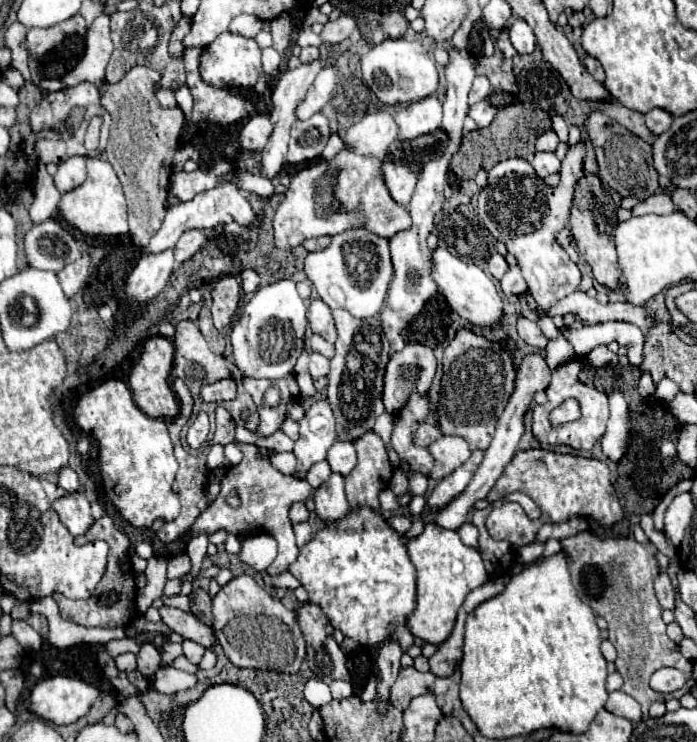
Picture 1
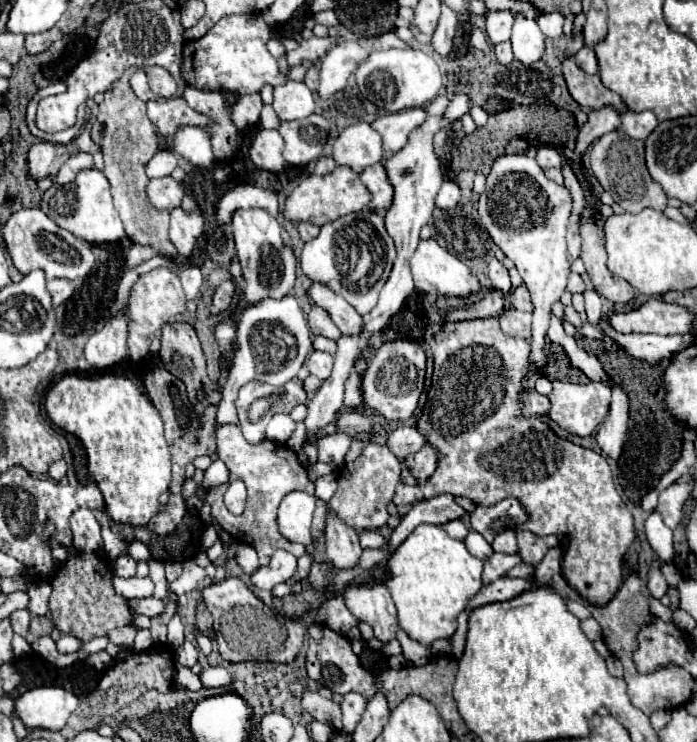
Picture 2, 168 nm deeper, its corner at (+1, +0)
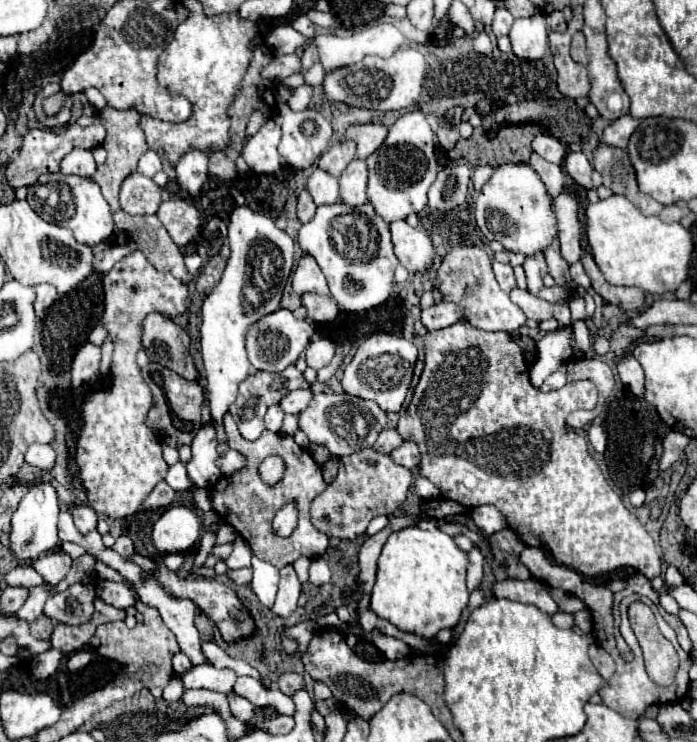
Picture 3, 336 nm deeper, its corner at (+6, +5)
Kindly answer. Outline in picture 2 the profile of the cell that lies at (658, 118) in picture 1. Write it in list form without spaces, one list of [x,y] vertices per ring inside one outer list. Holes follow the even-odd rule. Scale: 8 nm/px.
[[[625,111],[623,119],[621,119],[621,131],[635,139],[635,141],[645,141],[651,131],[657,127],[657,117],[651,111],[643,111],[643,113],[635,113],[635,111]]]

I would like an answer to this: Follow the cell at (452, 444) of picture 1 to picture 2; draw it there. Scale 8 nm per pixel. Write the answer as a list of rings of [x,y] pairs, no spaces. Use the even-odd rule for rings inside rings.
[[[425,443],[415,455],[405,457],[405,467],[419,483],[425,483],[437,469],[437,457],[437,451],[429,443]]]

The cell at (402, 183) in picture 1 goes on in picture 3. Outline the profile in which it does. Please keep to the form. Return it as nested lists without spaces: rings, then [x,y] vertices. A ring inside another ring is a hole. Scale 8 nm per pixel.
[[[354,160],[340,176],[340,196],[348,206],[362,206],[368,202],[366,196],[368,166],[364,160]]]

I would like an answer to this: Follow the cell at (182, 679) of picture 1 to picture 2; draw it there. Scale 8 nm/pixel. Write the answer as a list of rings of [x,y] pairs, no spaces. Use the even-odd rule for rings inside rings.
[[[209,667],[201,671],[201,681],[205,687],[225,687],[233,681],[233,675],[225,667]]]

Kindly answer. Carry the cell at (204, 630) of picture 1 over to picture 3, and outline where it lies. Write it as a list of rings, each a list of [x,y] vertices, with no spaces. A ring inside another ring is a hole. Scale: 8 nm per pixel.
[[[102,580],[102,582],[98,582],[98,586],[96,586],[96,594],[106,602],[106,604],[110,604],[110,606],[116,606],[116,608],[130,608],[130,606],[134,606],[134,602],[136,602],[136,592],[130,588],[130,586],[126,586],[126,584],[122,584],[122,582],[112,582],[112,580]]]

